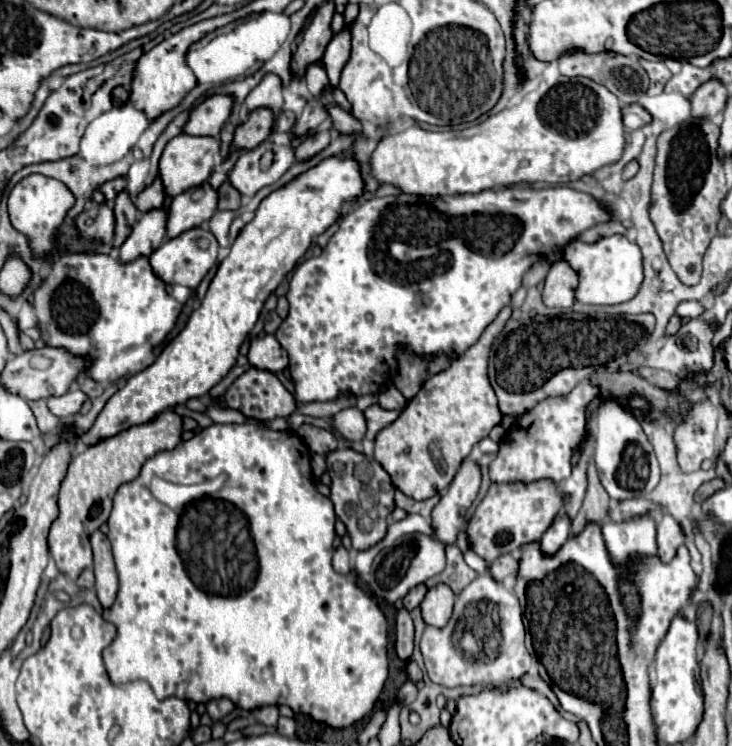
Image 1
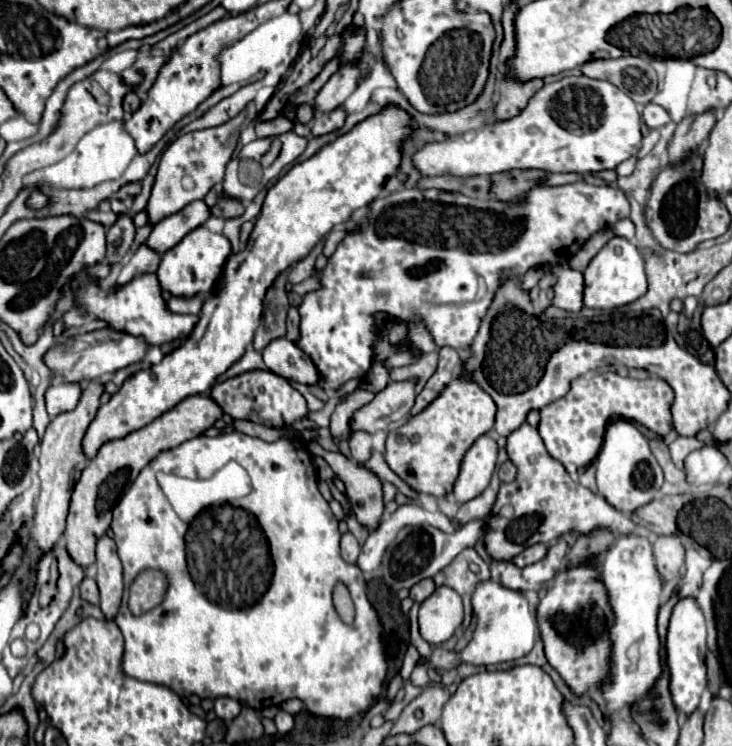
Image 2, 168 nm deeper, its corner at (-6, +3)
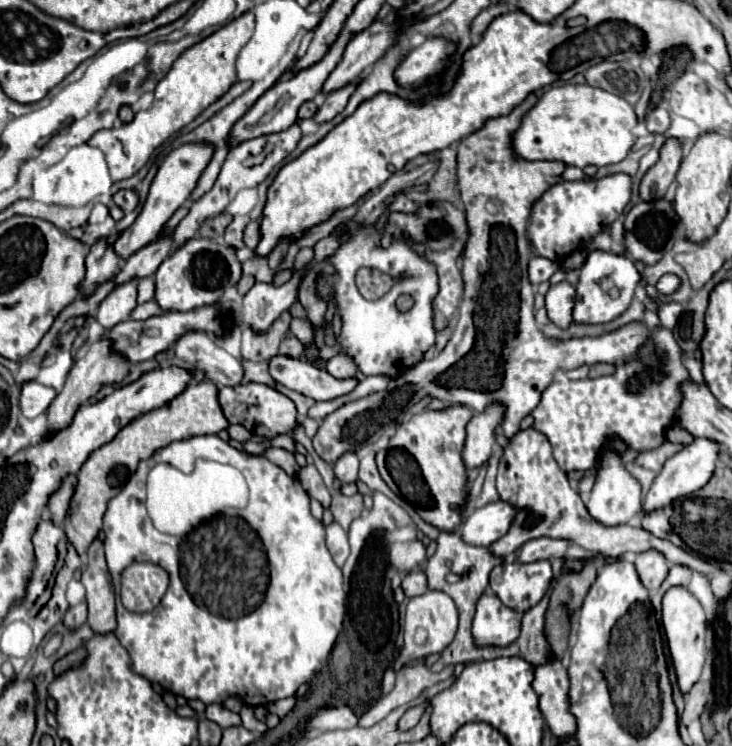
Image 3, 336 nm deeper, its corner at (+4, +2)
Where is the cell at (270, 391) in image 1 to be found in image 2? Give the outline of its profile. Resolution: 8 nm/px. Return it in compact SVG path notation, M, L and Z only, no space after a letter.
M250 370L250 372L244 372L240 376L234 376L234 378L222 382L222 384L216 384L210 390L210 398L232 418L258 422L258 424L272 426L278 430L294 424L296 420L304 418L308 412L306 400L302 398L302 394L298 390L294 390L286 378L282 378L270 370Z

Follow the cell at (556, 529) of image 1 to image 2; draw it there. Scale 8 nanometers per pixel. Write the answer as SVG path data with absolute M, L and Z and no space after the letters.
M558 538L554 544L548 546L548 552L544 560L530 564L526 568L518 568L512 562L492 562L492 580L500 582L506 588L512 590L538 590L546 582L554 578L554 574L564 566L564 556L566 556L568 544L564 538Z

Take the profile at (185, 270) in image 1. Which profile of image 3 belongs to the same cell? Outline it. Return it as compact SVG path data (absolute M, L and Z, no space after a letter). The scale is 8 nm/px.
M190 239L178 247L156 271L156 301L164 311L192 311L202 305L216 303L224 291L240 281L242 265L236 249L218 245L210 239Z

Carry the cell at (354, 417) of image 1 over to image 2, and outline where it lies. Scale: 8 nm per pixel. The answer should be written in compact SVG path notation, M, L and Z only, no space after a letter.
M352 432L350 436L350 450L352 450L352 460L358 464L364 464L370 456L370 440L372 436L368 432Z

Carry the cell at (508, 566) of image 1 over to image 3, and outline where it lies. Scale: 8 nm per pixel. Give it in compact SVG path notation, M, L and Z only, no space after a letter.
M538 537L538 539L530 539L526 545L522 545L520 549L520 557L518 561L522 563L534 563L540 559L558 559L558 557L566 557L570 541L562 541L562 539L552 539L552 537Z

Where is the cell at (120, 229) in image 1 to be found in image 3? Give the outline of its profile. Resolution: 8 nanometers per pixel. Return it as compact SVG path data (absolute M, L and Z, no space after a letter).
M98 241L90 247L84 265L86 265L86 277L80 283L80 291L82 297L88 297L100 283L112 279L118 273L118 255L106 241Z

